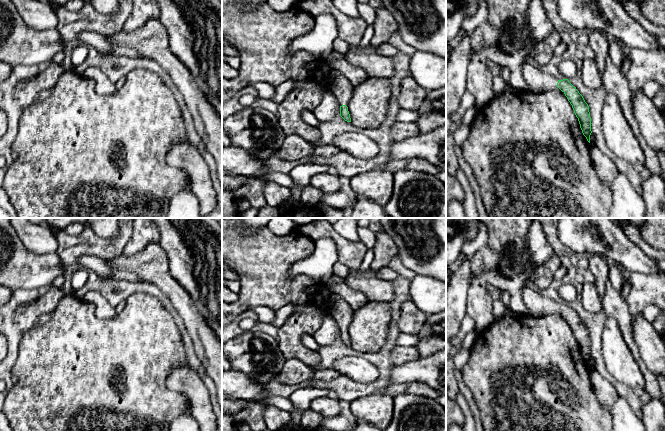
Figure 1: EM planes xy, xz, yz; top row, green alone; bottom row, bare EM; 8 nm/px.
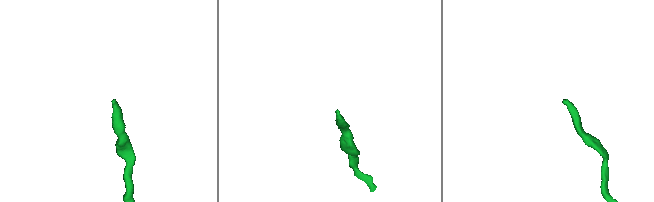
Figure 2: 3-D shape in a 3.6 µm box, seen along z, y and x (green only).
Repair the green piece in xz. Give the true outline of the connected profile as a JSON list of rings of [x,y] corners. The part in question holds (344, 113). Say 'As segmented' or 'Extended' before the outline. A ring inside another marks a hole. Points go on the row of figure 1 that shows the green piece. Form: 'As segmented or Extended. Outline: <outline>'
Extended. Outline: [[[332,69],[329,88],[339,103],[340,116],[345,121],[351,122],[347,105],[351,99],[354,86],[341,72]]]

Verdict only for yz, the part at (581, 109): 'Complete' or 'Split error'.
Split error

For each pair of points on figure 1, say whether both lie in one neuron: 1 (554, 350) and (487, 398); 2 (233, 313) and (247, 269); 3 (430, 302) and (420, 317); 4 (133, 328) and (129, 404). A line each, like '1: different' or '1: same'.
1: same
2: same
3: different
4: same

